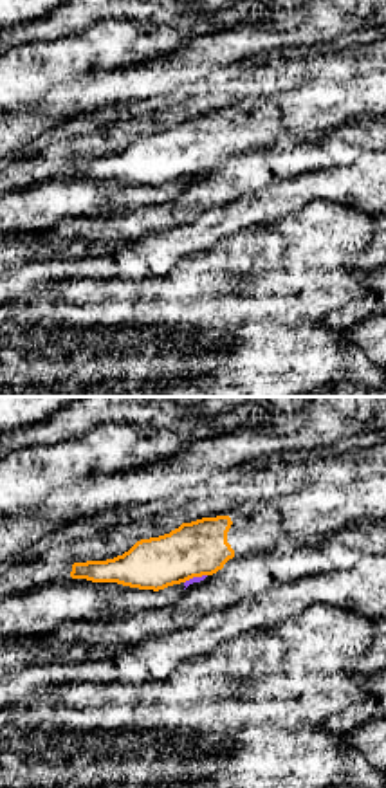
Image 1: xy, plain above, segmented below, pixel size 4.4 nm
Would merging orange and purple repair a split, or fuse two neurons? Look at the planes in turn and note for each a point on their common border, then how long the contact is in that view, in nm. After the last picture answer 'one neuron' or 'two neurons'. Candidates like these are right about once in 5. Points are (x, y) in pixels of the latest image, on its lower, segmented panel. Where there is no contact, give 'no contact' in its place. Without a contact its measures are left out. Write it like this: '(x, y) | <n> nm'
(195, 576) | 110 nm

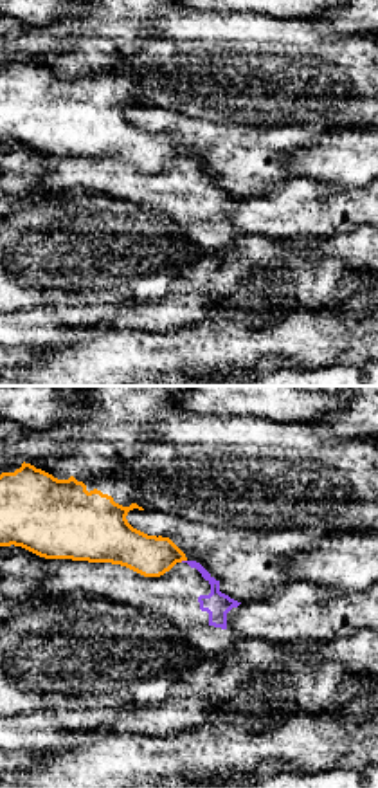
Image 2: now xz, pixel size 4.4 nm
(182, 559) | 30 nm

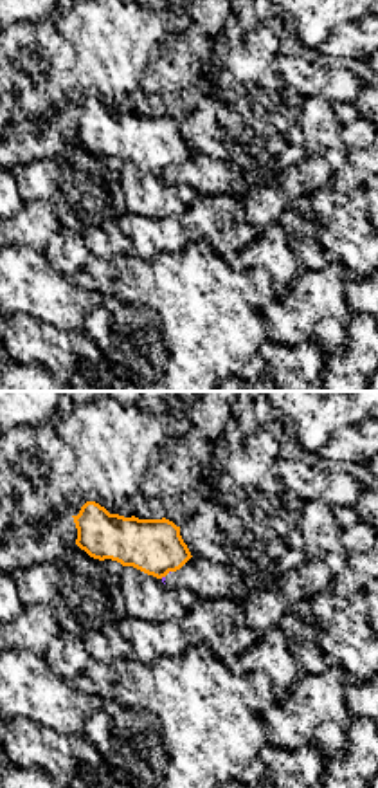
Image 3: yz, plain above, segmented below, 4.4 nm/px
(162, 576) | 30 nm

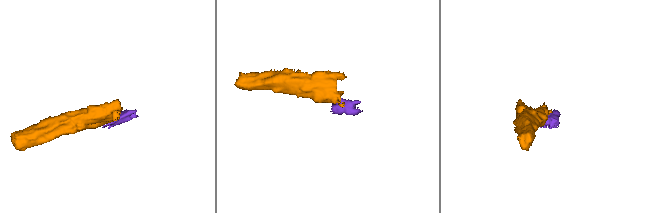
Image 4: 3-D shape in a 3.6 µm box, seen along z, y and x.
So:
two neurons

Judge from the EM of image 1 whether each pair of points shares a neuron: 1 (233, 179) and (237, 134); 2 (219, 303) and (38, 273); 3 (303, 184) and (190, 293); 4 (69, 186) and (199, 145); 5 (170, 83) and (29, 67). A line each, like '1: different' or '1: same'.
1: different
2: different
3: different
4: different
5: different

